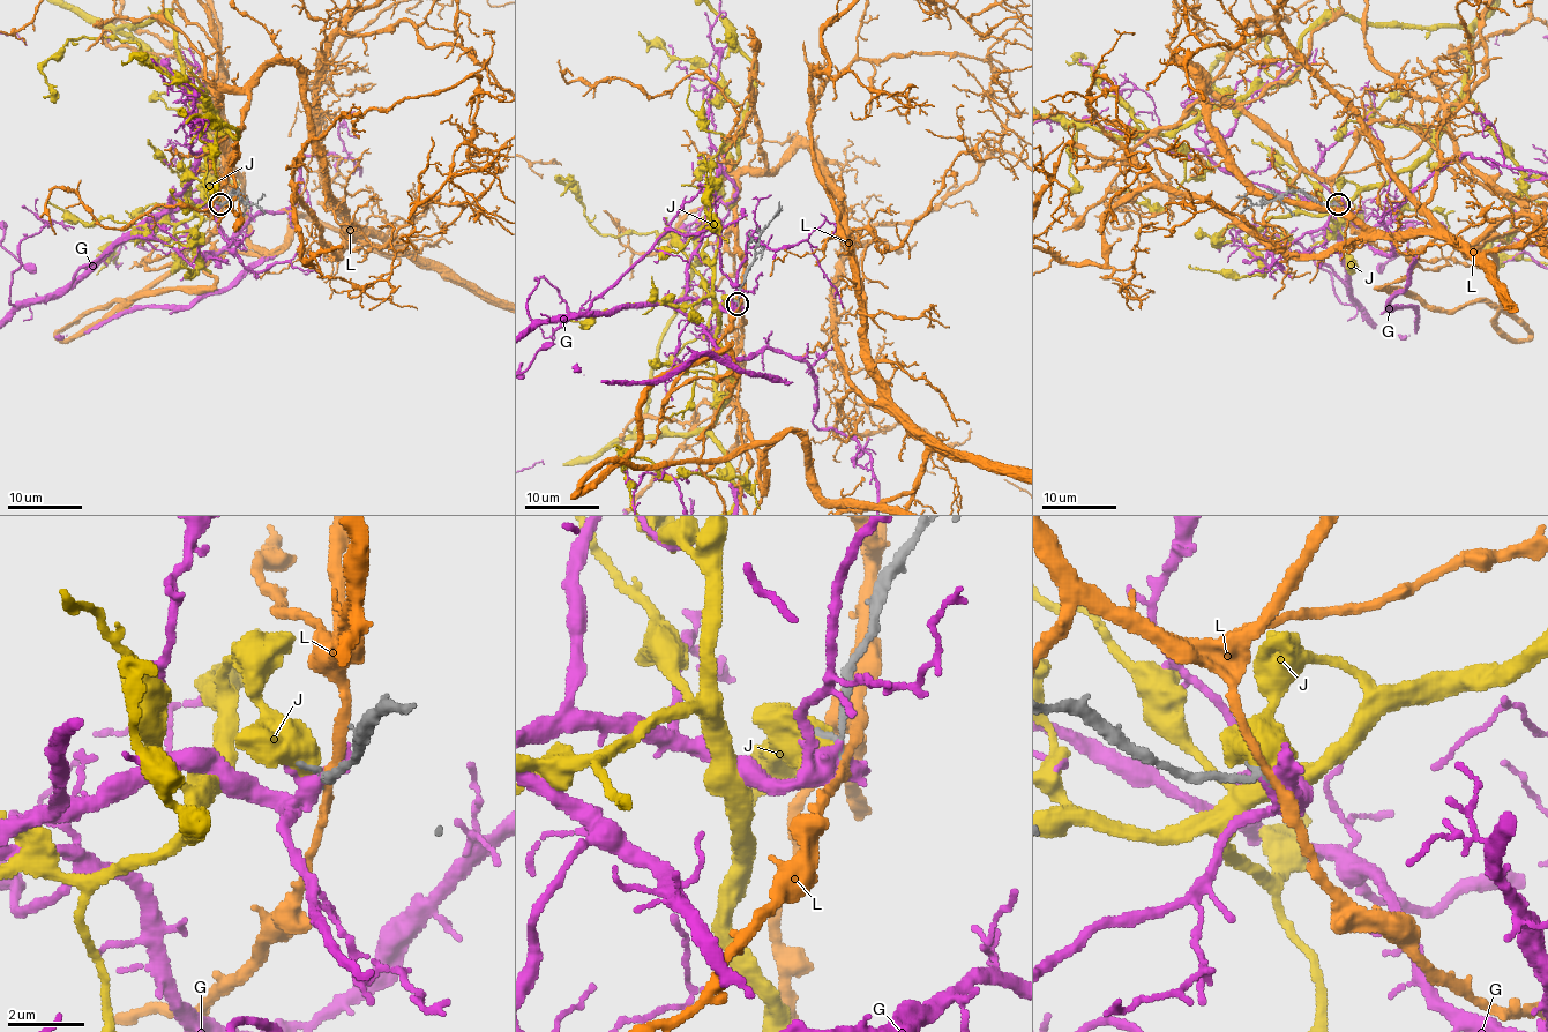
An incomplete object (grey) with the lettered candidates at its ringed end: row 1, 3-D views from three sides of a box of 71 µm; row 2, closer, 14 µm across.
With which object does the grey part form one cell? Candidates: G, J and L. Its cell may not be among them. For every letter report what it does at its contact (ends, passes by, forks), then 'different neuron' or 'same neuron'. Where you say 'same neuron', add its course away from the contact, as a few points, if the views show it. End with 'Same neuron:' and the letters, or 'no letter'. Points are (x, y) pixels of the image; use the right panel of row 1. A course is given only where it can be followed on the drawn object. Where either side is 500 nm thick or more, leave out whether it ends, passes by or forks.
G: it passes by | same neuron
J: different neuron
L: it passes by | different neuron
Same neuron: G

